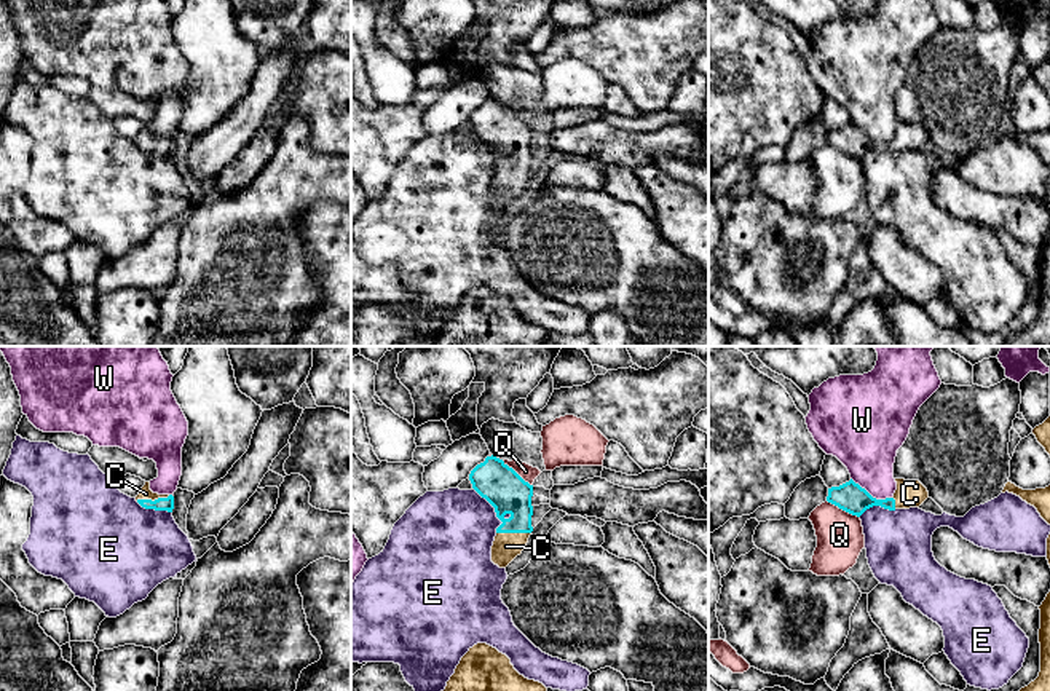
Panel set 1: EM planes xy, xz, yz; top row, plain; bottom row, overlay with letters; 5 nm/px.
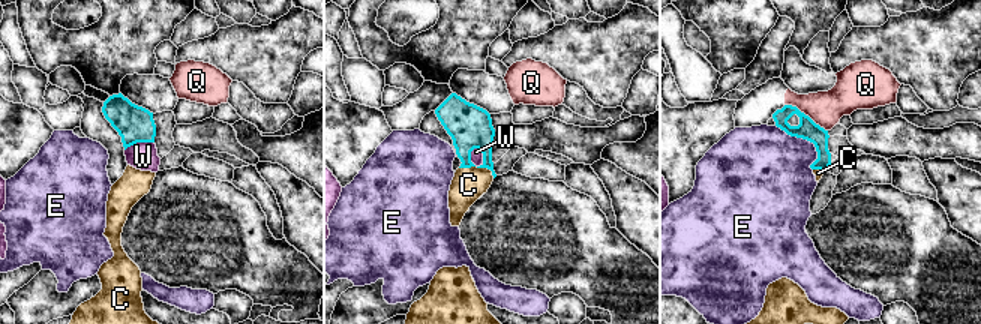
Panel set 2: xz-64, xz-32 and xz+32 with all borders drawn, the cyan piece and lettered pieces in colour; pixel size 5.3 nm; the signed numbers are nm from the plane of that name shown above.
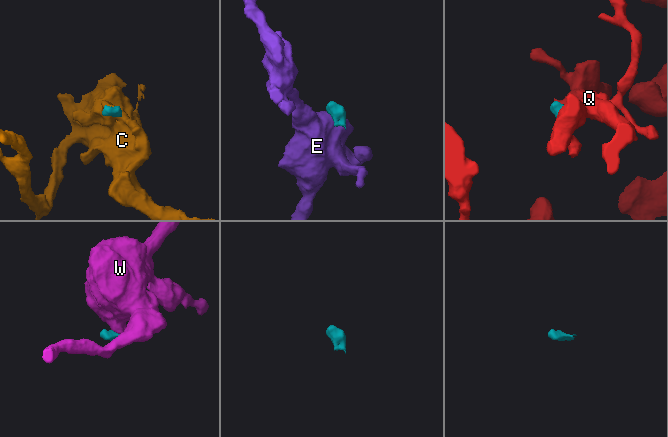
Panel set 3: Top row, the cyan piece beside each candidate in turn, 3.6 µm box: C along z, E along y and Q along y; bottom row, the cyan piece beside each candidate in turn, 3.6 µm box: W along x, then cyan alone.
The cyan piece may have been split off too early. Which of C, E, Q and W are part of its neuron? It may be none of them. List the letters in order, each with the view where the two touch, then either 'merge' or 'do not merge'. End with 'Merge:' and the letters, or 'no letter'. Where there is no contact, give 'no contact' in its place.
C: meets cyan in xz; merge
E: meets cyan in xz; do not merge
Q: meets cyan in yz; do not merge
W: meets cyan in yz; do not merge
Merge: C

